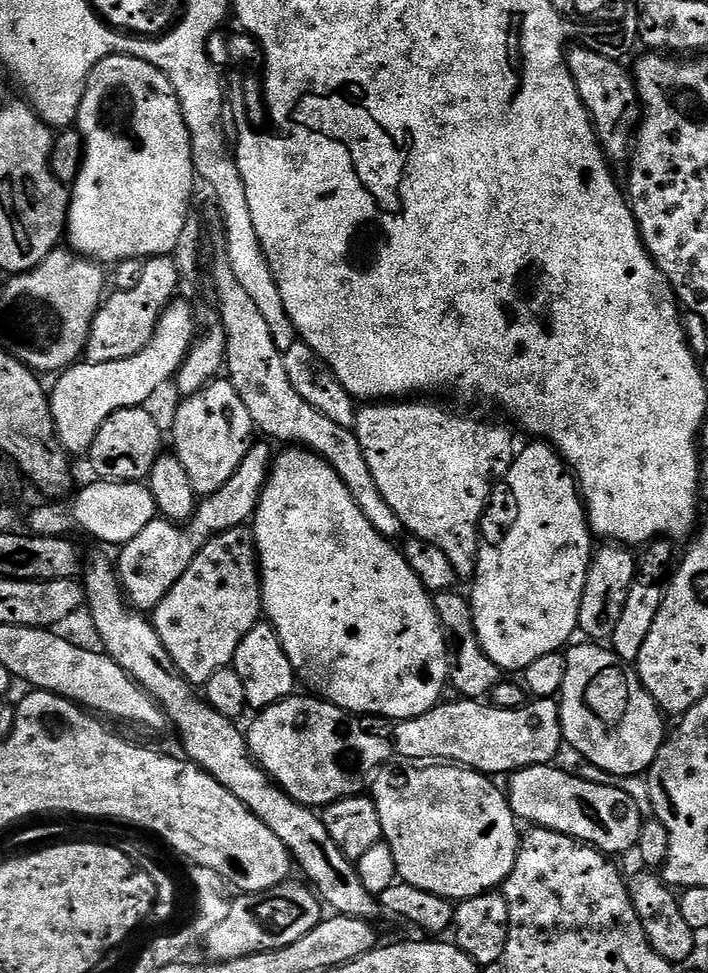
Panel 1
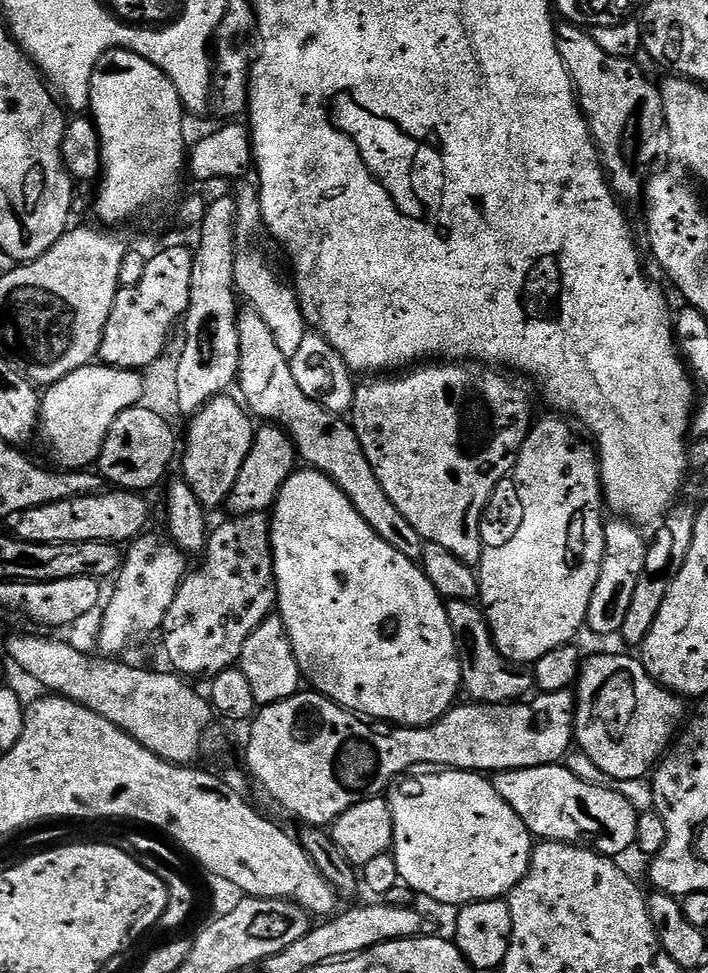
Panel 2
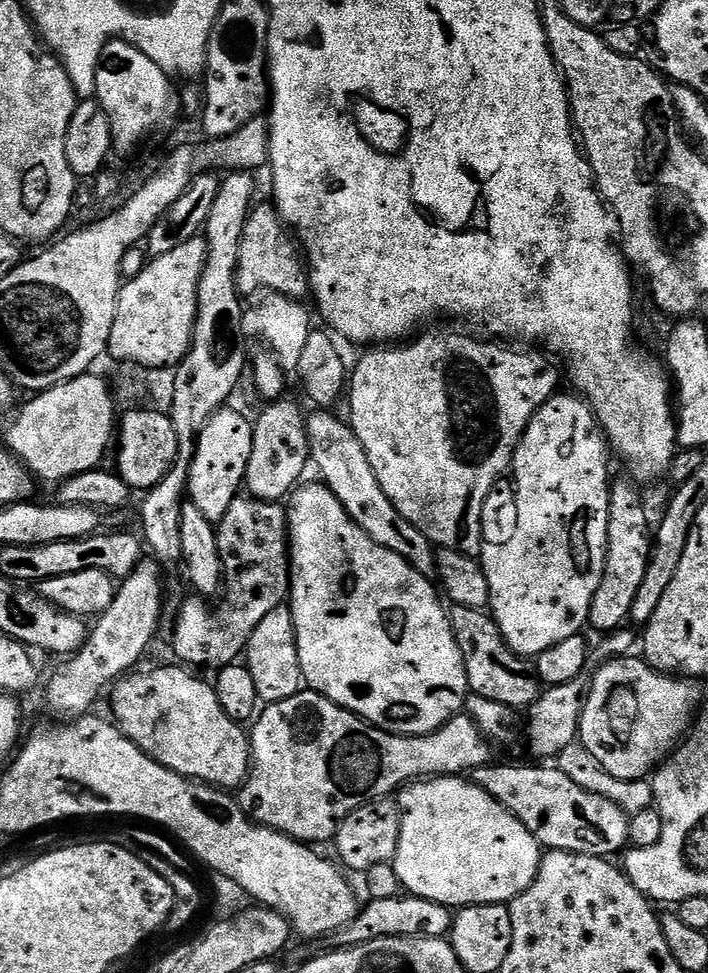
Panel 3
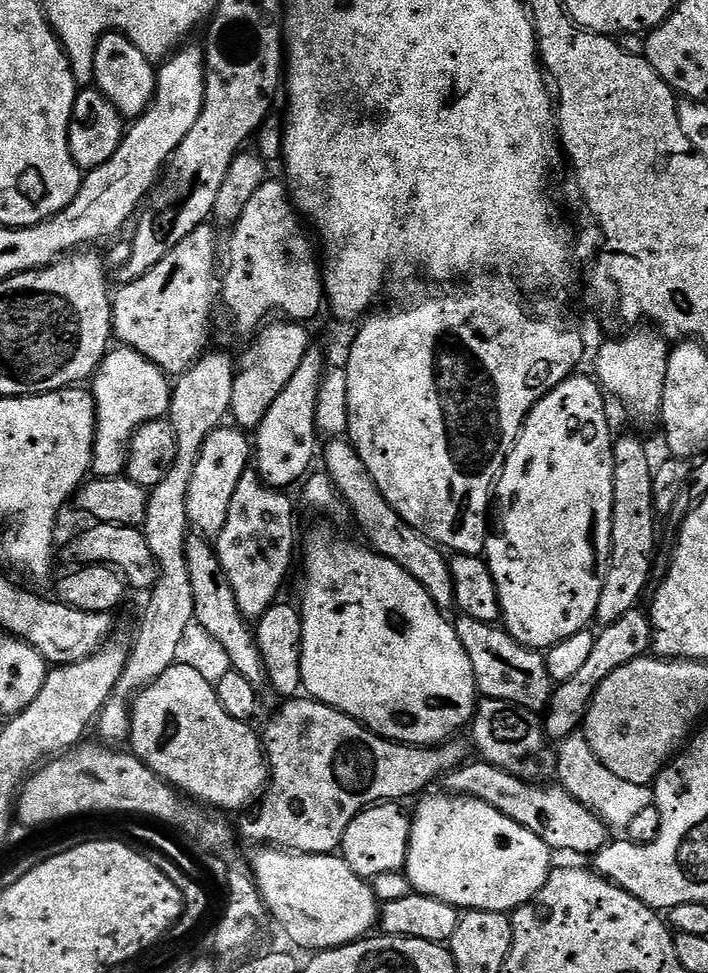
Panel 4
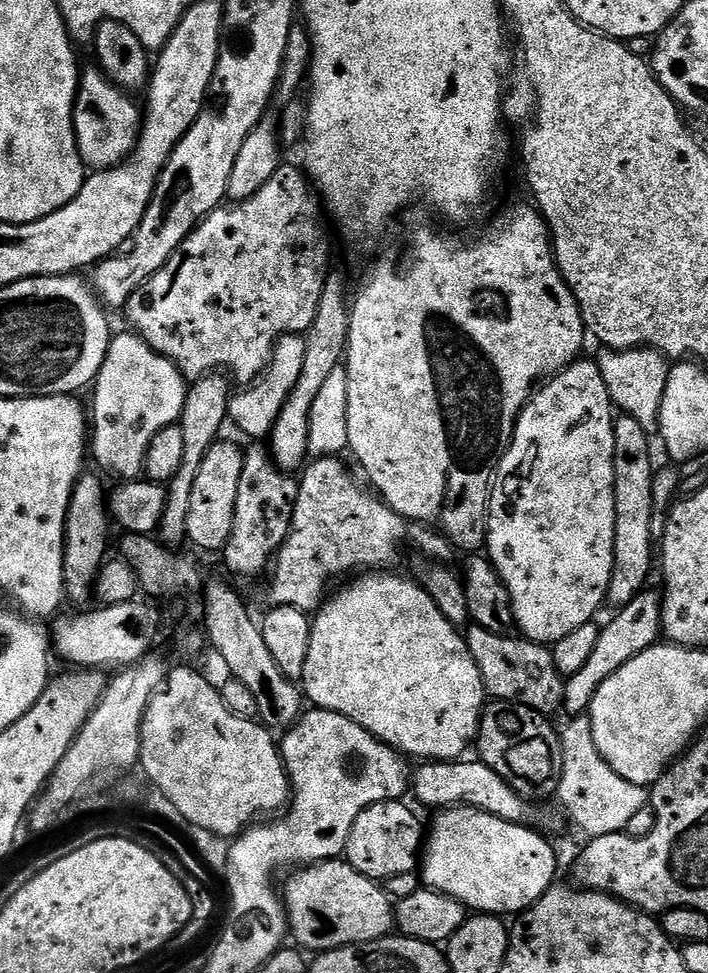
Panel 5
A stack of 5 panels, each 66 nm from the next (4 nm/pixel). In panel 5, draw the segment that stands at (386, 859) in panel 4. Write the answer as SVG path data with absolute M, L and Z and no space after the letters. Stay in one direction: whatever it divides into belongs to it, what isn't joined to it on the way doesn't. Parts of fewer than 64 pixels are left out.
M400 800L370 806L354 822L346 849L346 863L366 878L385 882L396 875L415 873L422 856L420 820Z

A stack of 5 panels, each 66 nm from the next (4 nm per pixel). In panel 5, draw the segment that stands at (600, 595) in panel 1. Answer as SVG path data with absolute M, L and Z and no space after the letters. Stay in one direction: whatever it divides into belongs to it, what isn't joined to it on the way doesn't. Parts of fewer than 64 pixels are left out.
M632 415L615 417L614 438L614 570L610 574L607 603L619 610L649 587L654 547L650 532L654 465L650 435Z

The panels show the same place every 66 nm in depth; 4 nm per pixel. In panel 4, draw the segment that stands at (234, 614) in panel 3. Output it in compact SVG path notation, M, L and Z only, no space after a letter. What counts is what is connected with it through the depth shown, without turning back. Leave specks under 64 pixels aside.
M249 470L245 472L244 476L238 482L238 487L234 490L234 498L230 498L230 514L226 514L226 526L222 526L220 533L214 538L214 547L218 558L220 559L220 565L222 570L226 574L226 578L230 582L230 586L234 590L234 598L238 602L238 606L242 610L242 614L245 618L259 618L267 610L271 604L277 603L278 597L276 596L280 592L280 587L284 584L284 579L288 576L288 570L292 564L292 554L297 553L298 544L296 548L296 512L292 509L292 500L288 497L287 491L272 488L269 484L265 484L260 479L259 475L255 471Z

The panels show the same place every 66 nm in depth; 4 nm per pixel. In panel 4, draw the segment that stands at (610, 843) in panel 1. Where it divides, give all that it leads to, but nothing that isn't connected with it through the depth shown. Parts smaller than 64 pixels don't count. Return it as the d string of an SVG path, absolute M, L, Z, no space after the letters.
M465 762L443 777L442 784L448 787L445 789L457 796L469 796L494 806L494 810L506 814L506 818L514 818L514 822L526 826L526 830L538 834L538 838L553 850L561 848L564 852L595 854L610 842L608 825L587 806L578 803L565 788L551 788L552 784L548 782L528 783L492 764L477 763Z

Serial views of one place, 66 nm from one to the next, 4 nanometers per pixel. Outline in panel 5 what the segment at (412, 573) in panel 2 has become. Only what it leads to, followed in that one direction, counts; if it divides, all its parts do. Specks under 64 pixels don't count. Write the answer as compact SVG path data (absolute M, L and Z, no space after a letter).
M372 570L361 575L353 584L348 584L345 588L340 588L336 593L333 591L316 609L311 617L312 633L310 634L310 648L306 654L306 664L302 677L302 692L308 696L317 708L325 708L331 712L342 714L358 726L362 726L372 736L377 736L383 744L388 744L395 748L397 752L405 757L421 756L419 759L424 762L435 762L437 760L459 760L465 755L464 752L473 747L479 730L480 718L486 707L486 693L482 674L478 670L478 662L468 649L467 639L450 622L446 622L446 617L442 615L442 610L434 606L434 598L430 598L427 590L420 587L415 579L407 580L404 576L395 576L392 570Z

